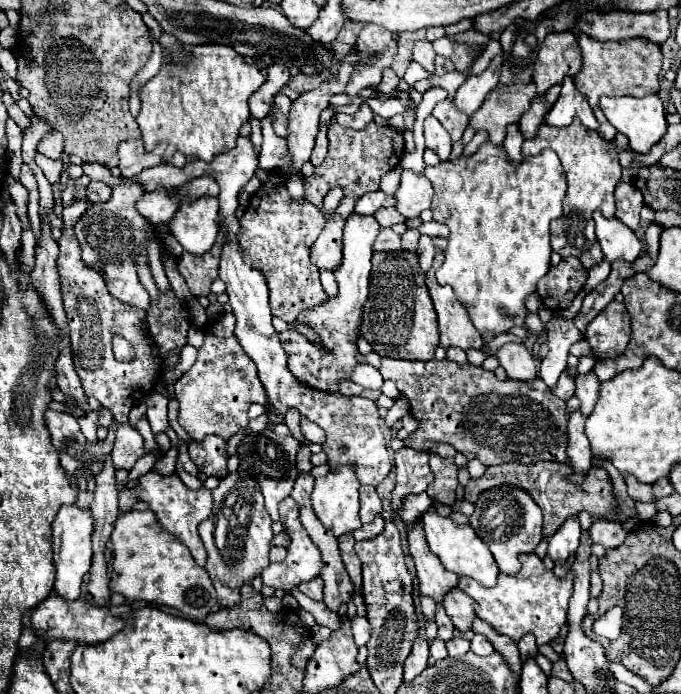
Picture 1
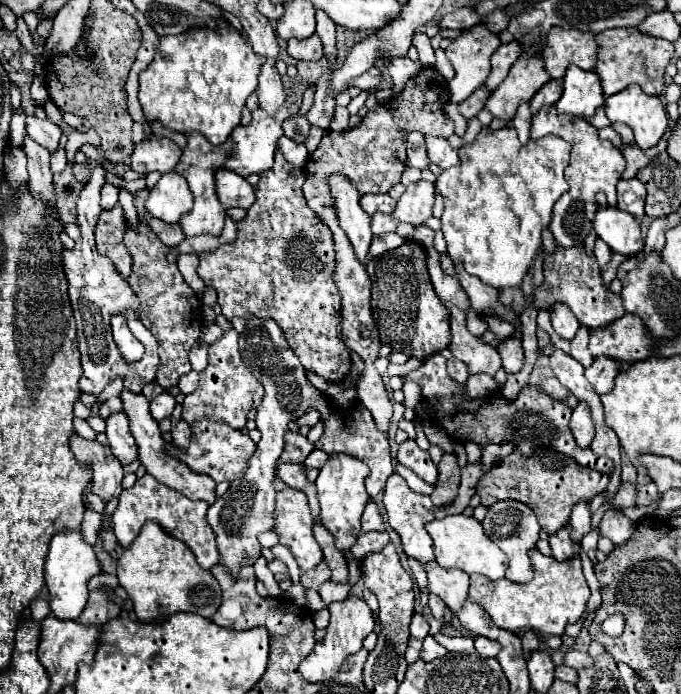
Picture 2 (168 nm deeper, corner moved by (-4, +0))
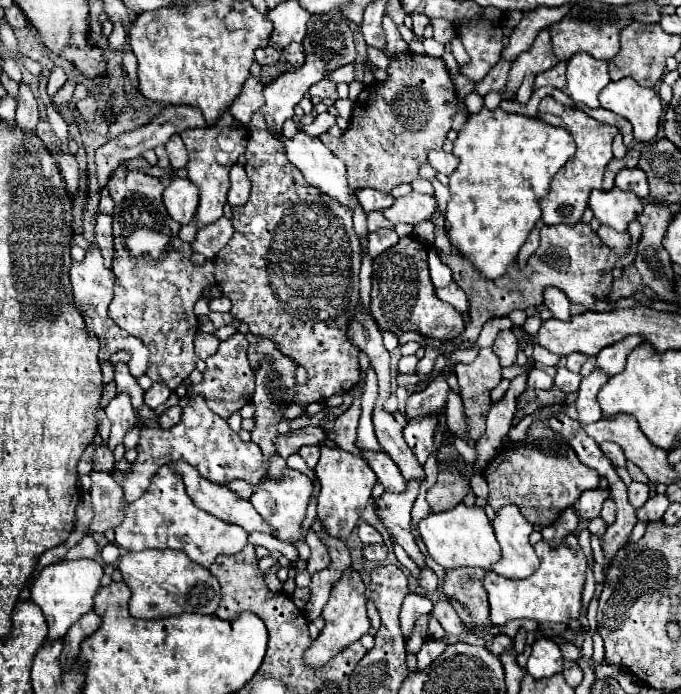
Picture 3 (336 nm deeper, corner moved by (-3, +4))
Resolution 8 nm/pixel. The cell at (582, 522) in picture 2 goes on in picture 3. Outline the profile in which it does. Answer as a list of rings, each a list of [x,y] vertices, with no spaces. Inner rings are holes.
[[[592,489],[592,491],[584,491],[578,505],[578,515],[582,519],[594,519],[600,515],[600,509],[602,509],[602,503],[610,497],[610,489]]]

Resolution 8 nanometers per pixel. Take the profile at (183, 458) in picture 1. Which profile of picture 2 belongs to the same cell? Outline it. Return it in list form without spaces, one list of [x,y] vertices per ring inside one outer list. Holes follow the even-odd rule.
[[[179,421],[177,425],[173,425],[171,429],[173,435],[173,445],[179,449],[187,449],[189,441],[191,441],[191,427],[185,425],[185,421]]]

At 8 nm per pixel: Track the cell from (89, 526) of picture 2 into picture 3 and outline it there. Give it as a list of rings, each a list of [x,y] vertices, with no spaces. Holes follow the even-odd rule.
[[[86,535],[72,549],[68,549],[68,553],[66,553],[64,559],[66,561],[74,561],[74,559],[94,559],[96,553],[98,553],[98,547],[96,547],[94,537]]]

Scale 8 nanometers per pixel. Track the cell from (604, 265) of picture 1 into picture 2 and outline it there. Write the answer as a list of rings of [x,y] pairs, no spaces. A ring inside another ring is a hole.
[[[597,239],[597,243],[595,243],[595,259],[597,259],[597,263],[599,265],[609,263],[611,261],[611,255],[613,255],[613,251],[601,239]]]

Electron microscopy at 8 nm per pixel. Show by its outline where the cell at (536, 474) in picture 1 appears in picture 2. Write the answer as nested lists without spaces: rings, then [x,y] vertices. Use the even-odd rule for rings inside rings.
[[[513,451],[497,467],[493,467],[487,475],[479,479],[477,495],[481,497],[481,505],[485,507],[501,499],[515,499],[531,505],[531,509],[539,519],[541,529],[553,535],[569,523],[573,505],[577,505],[579,501],[591,501],[595,495],[605,491],[607,483],[609,483],[607,473],[585,469],[577,465],[577,461],[561,453],[543,451],[535,453],[533,457],[521,457],[517,451]]]

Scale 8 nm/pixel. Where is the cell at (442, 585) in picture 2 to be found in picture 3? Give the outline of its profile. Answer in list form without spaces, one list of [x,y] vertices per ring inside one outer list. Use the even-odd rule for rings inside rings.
[[[410,481],[404,493],[382,493],[378,501],[374,501],[376,517],[382,521],[386,531],[394,537],[394,541],[410,555],[414,563],[420,567],[426,565],[424,553],[418,549],[412,533],[410,533],[410,509],[418,497],[418,487],[422,481]]]

